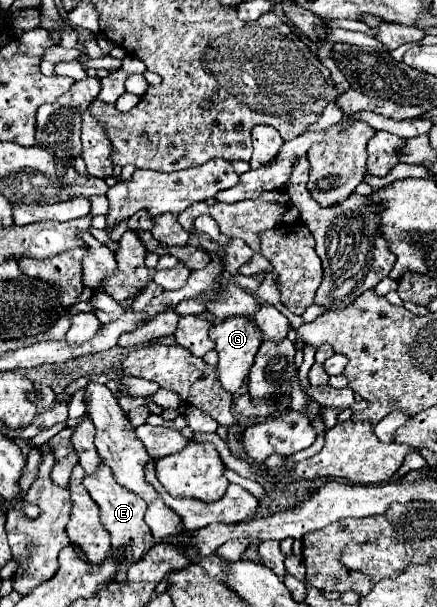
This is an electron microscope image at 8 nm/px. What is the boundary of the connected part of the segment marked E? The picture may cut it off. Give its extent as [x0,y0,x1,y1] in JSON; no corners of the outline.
[84,462,156,576]

